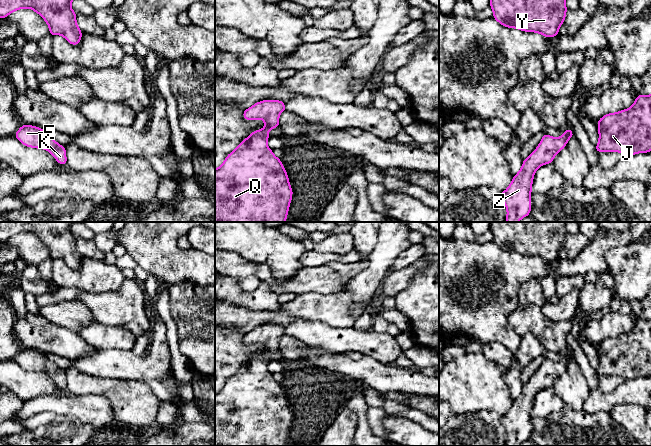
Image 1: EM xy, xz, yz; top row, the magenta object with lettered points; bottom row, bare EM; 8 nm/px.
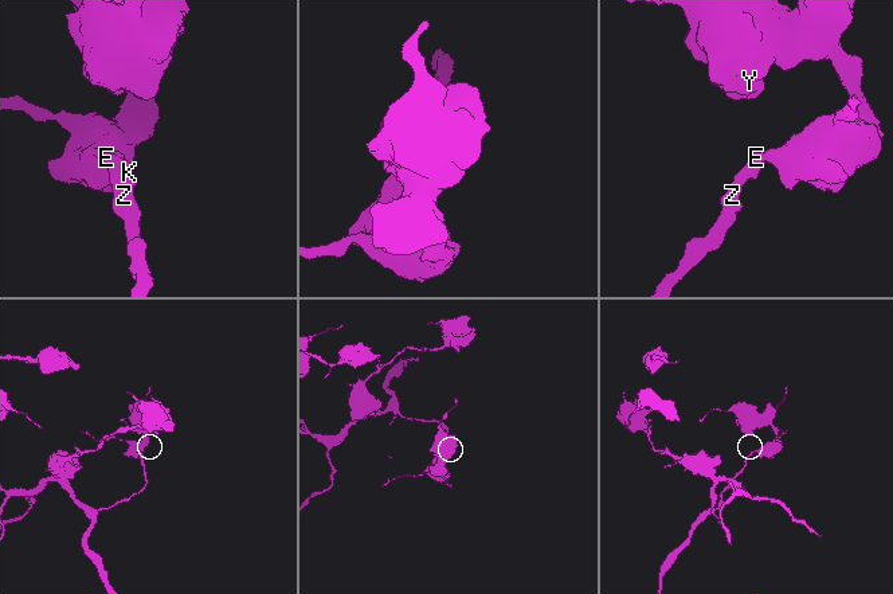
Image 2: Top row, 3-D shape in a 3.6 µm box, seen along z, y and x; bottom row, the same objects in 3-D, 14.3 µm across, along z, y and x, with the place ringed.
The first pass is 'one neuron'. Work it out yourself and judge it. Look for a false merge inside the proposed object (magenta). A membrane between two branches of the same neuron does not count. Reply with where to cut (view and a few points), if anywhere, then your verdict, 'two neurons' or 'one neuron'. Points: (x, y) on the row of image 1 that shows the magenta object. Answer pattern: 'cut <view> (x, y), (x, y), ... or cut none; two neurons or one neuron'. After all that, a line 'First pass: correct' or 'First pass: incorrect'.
cut none; one neuron
First pass: correct

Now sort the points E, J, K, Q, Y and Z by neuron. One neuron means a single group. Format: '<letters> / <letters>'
E J K Q Y Z

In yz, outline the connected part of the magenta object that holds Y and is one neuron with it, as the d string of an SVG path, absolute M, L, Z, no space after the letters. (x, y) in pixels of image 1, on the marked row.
M490 0L493 18L502 26L525 32L540 33L547 38L557 36L566 17L566 0Z

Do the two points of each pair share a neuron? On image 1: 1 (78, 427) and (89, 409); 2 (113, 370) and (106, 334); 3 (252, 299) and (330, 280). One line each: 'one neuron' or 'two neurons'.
1: two neurons
2: two neurons
3: two neurons

